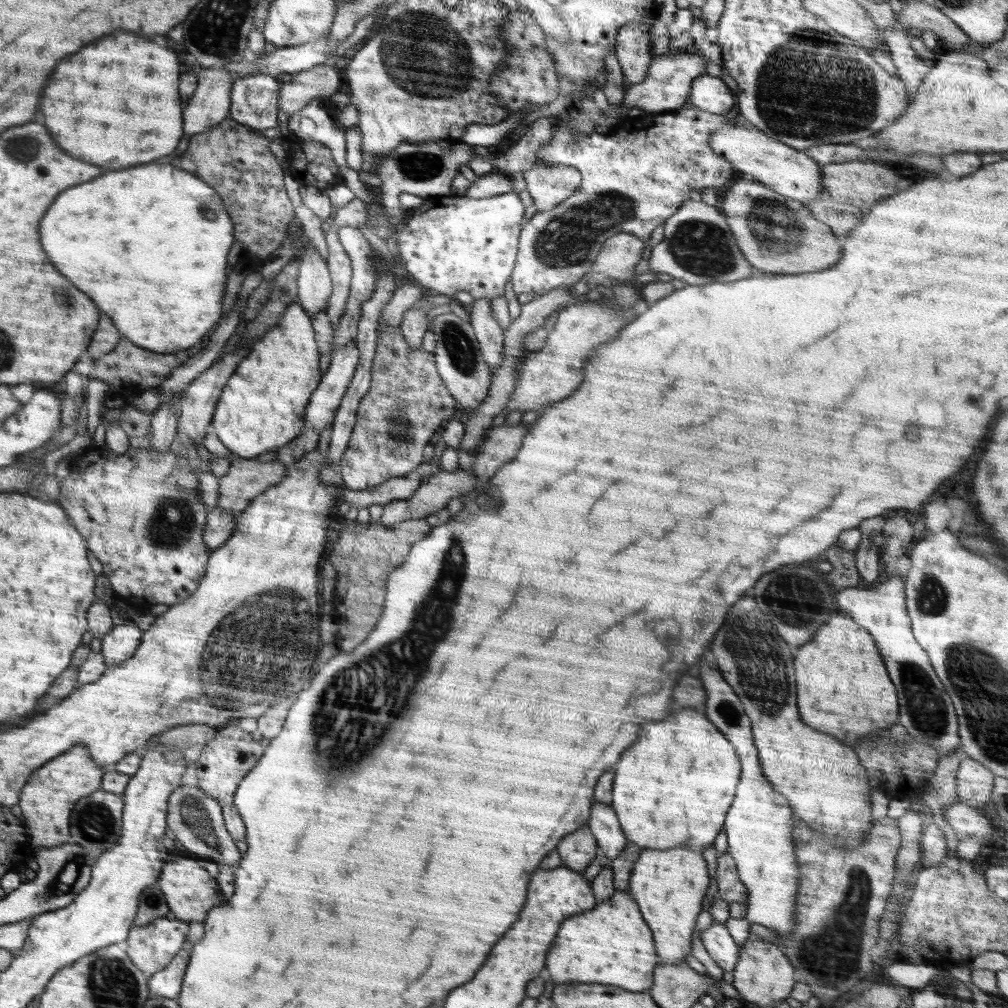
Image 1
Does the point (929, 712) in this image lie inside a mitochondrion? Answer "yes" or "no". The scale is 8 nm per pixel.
yes

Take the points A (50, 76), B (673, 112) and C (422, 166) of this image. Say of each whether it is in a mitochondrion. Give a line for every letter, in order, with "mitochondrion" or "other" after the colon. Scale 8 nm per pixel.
A: other
B: other
C: mitochondrion

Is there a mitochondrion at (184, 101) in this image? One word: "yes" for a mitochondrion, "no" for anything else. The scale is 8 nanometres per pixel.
no

